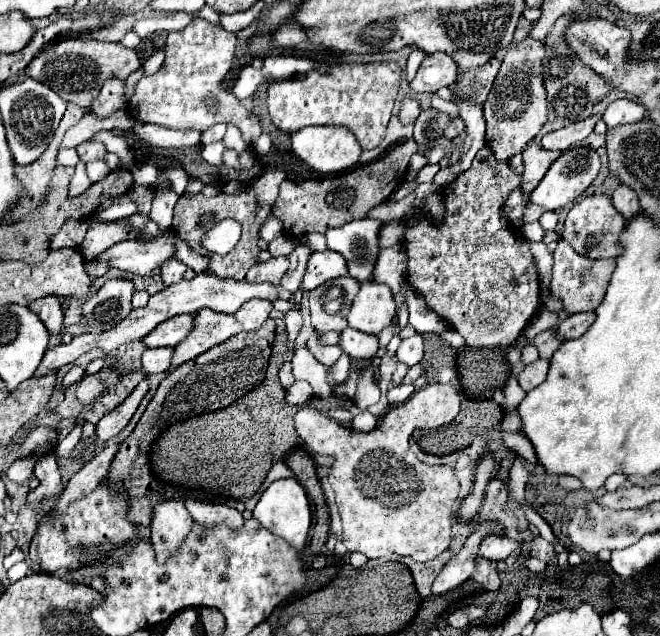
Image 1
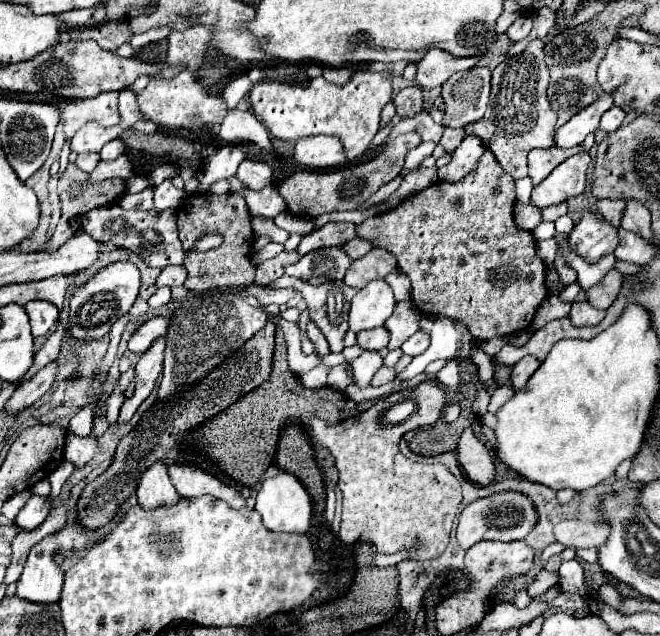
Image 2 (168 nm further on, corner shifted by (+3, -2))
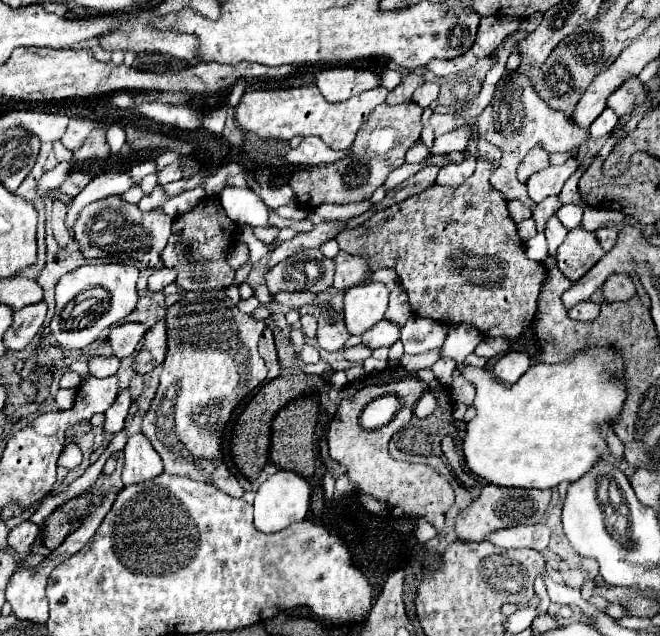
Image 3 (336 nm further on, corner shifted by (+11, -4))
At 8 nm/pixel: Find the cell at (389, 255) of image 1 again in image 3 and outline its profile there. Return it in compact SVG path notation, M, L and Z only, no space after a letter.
M340 251L340 255L334 261L336 261L336 275L334 275L332 287L336 287L336 289L346 291L354 285L360 285L362 281L368 281L372 275L370 261L366 257L348 255L348 253Z

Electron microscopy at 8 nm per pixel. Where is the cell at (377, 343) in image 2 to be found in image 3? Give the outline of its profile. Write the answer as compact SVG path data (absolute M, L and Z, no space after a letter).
M382 319L380 323L376 323L372 329L362 333L362 343L370 349L378 349L378 347L390 347L396 339L400 339L400 327Z

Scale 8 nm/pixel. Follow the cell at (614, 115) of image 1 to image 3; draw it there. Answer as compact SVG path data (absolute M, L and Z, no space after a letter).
M604 109L598 115L598 119L590 125L588 131L590 131L592 137L604 137L604 135L612 133L612 129L616 127L616 123L618 123L618 115L612 109Z

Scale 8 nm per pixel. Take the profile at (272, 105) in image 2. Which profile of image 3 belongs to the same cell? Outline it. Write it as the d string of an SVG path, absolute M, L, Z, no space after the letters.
M316 85L312 87L294 87L294 89L254 89L246 91L236 107L236 121L244 131L258 135L260 139L280 139L290 141L296 135L320 137L330 149L344 151L354 143L358 129L364 119L368 119L370 111L384 103L388 89L376 87L372 91L364 91L342 103L328 103Z

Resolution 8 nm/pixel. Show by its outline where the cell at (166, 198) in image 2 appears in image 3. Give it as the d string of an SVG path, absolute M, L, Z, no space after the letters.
M172 163L168 167L164 167L162 171L158 171L158 185L166 185L170 181L178 181L182 177L182 167L178 163Z

